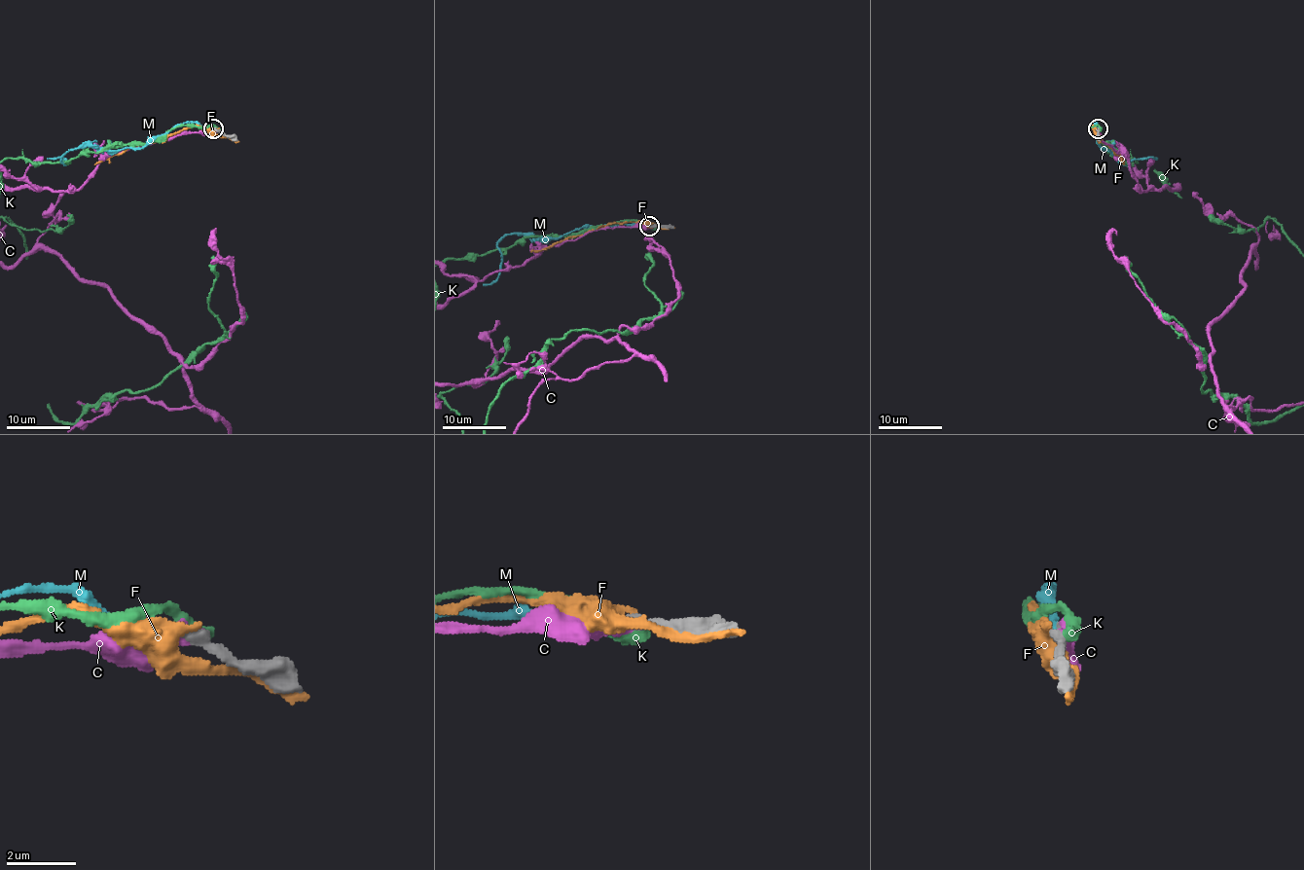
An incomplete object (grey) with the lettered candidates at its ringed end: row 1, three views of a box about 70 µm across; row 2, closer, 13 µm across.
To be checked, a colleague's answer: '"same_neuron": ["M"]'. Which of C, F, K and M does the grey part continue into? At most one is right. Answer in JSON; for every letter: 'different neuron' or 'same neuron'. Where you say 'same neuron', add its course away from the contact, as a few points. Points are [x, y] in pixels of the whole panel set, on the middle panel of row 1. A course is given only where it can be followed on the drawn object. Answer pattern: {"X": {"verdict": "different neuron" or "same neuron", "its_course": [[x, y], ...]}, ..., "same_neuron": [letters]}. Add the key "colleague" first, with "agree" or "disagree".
{"colleague": "agree", "C": {"verdict": "different neuron"}, "F": {"verdict": "different neuron"}, "K": {"verdict": "different neuron"}, "M": {"verdict": "same neuron"}, "same_neuron": ["M"]}

